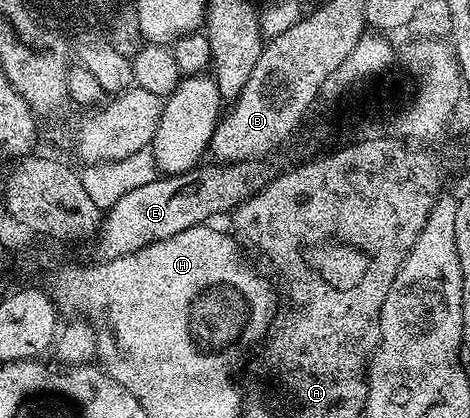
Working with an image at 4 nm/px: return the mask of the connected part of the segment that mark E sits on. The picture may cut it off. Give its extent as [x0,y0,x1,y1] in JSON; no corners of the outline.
[94,159,273,261]

